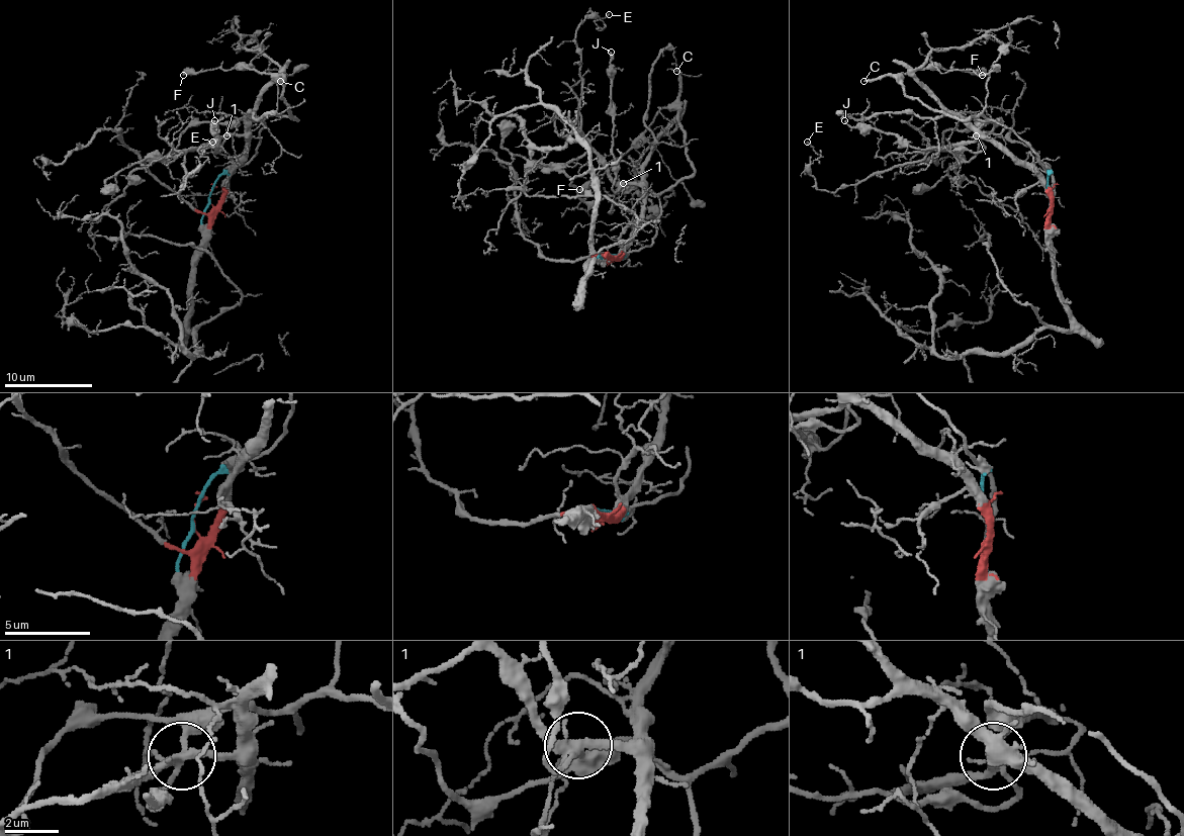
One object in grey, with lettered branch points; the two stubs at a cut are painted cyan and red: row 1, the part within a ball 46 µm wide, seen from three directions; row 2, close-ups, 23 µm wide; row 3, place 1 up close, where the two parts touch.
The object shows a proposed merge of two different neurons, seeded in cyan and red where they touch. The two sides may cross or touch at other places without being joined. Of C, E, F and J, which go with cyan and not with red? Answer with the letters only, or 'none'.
C, F, J

